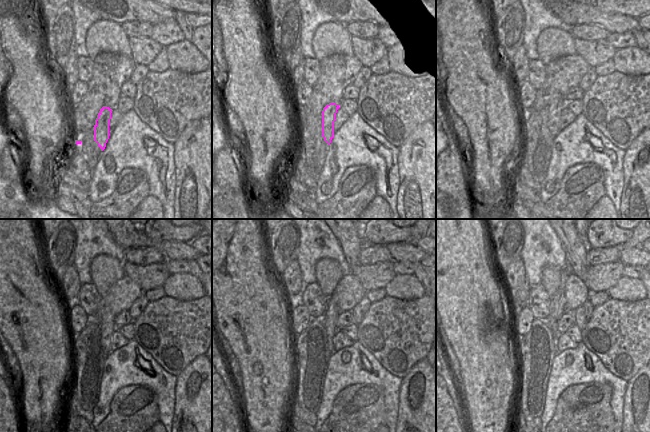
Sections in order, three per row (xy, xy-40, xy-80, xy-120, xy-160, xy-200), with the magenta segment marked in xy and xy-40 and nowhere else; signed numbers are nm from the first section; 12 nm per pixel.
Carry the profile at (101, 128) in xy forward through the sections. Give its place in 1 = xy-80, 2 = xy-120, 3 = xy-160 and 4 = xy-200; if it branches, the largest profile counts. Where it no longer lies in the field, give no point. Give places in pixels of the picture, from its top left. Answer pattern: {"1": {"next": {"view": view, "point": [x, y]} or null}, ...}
{"1": {"next": {"view": "xy-80", "point": [558, 103]}}, "2": {"next": {"view": "xy-120", "point": [107, 324]}}, "3": {"next": {"view": "xy-160", "point": [330, 317]}}, "4": {"next": {"view": "xy-200", "point": [557, 302]}}}

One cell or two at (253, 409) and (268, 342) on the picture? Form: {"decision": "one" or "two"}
{"decision": "one"}

